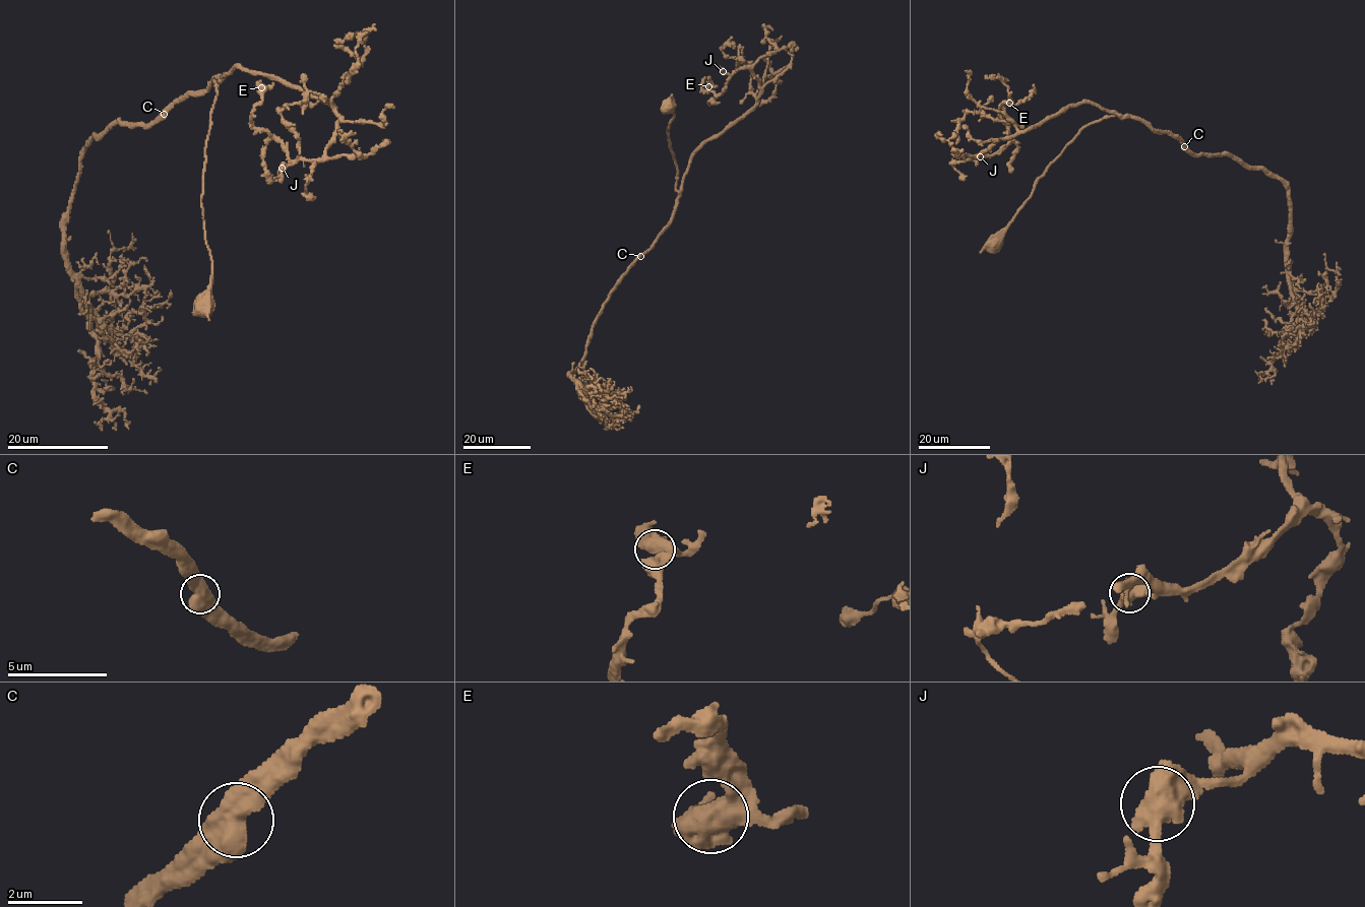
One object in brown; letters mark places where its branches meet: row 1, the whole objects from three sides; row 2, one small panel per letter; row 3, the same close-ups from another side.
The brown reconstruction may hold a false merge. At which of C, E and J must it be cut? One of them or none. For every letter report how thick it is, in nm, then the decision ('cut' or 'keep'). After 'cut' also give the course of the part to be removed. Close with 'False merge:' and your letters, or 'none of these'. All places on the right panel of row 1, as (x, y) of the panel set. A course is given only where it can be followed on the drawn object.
C: calibre 650 nm; keep
E: calibre 650 nm; keep
J: calibre 600 nm; keep
False merge: none of these

